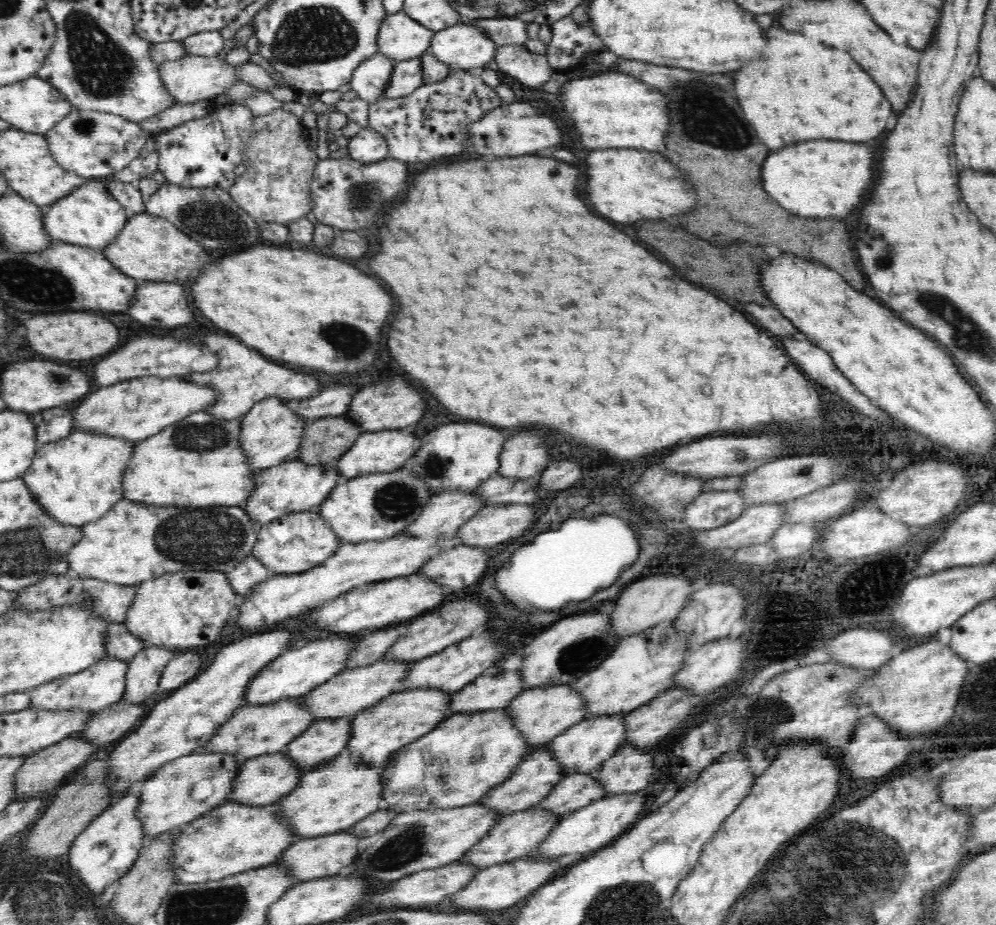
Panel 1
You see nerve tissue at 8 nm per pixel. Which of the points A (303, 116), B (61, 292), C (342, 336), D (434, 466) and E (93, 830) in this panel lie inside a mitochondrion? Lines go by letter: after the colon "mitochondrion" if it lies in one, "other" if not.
A: other
B: mitochondrion
C: mitochondrion
D: mitochondrion
E: other

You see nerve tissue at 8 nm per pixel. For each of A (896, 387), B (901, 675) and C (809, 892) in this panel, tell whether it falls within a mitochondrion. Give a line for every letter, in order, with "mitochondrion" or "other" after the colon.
A: other
B: other
C: mitochondrion

